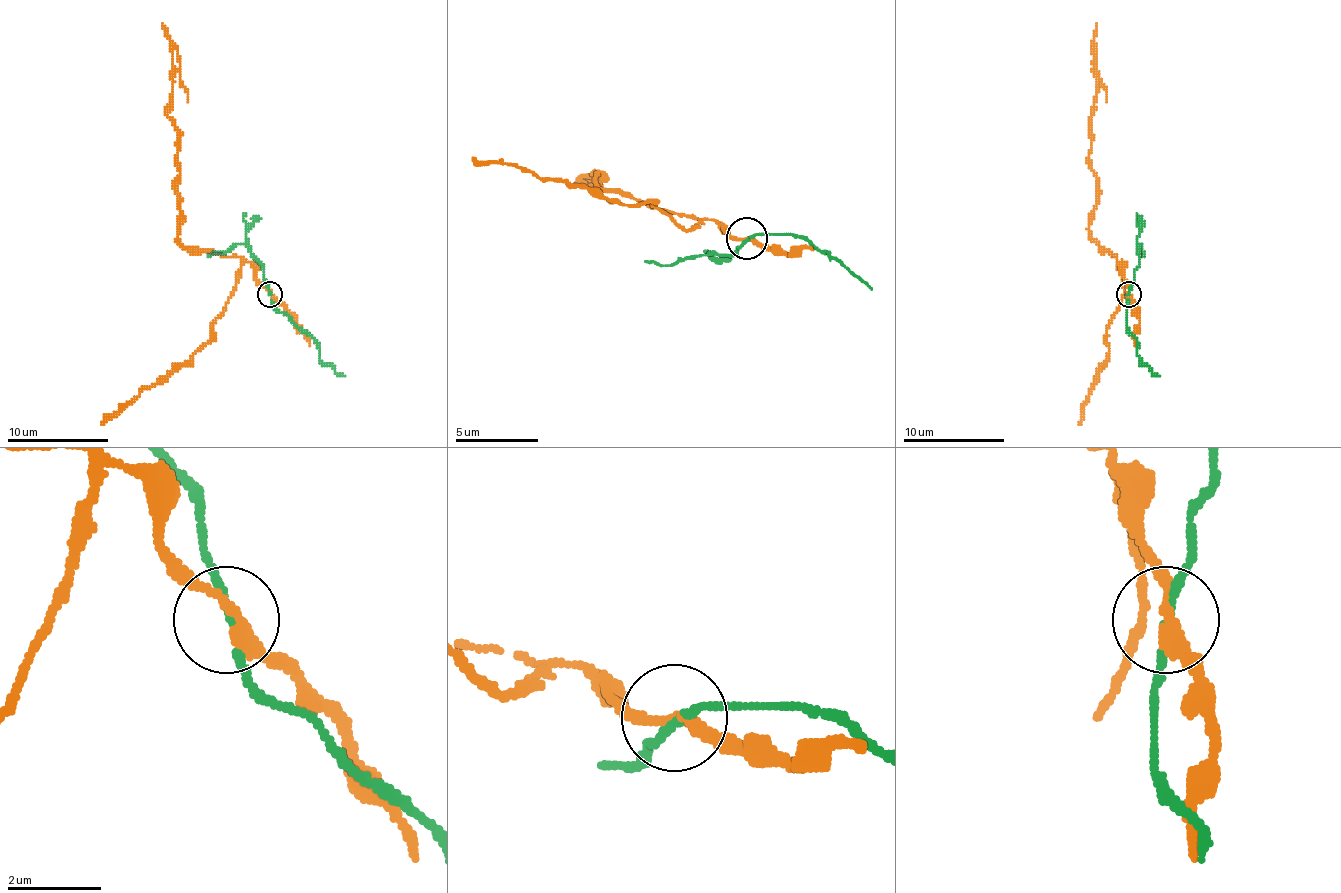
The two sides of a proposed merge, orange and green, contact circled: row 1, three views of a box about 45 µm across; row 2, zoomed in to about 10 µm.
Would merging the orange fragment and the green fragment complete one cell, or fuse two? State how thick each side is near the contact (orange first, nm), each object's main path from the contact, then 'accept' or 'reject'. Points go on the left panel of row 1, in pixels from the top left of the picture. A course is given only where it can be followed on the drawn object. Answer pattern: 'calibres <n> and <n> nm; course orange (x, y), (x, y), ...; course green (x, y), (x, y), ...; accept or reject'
calibres 240 and 130 nm; course orange (269, 292), (248, 262), (185, 246), (177, 236), (177, 130), (167, 114), (172, 97), (172, 41), (162, 23); course green (269, 295), (271, 302), (314, 340), (322, 361), (345, 376); reject

